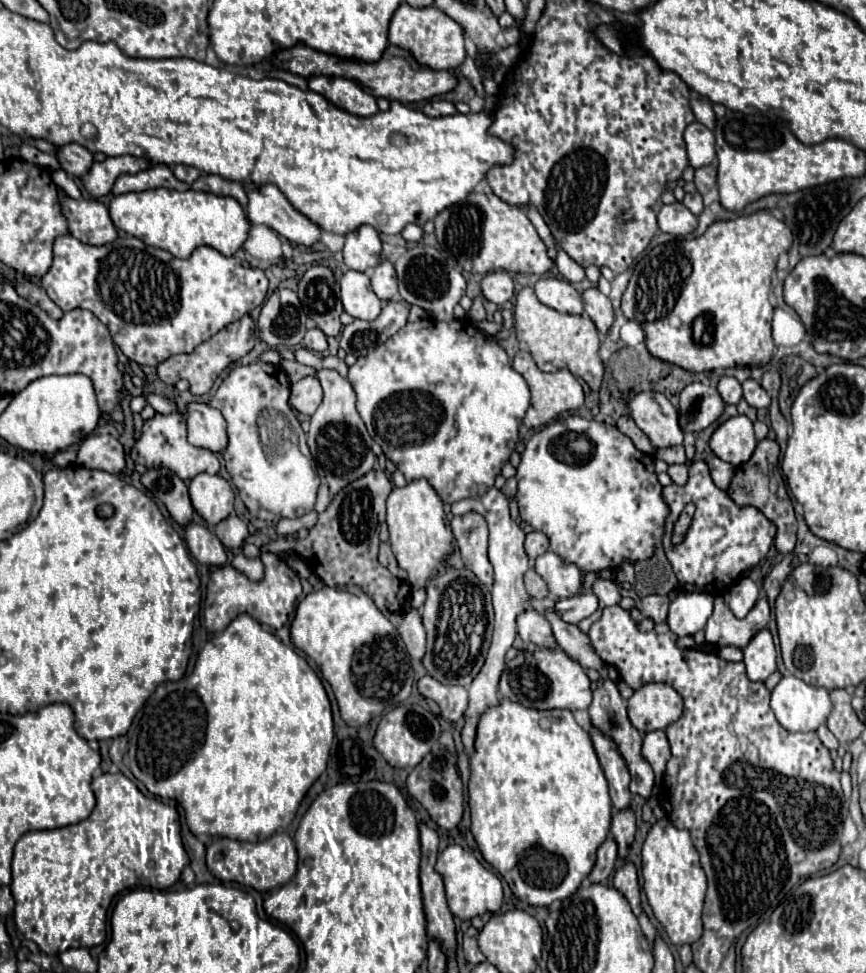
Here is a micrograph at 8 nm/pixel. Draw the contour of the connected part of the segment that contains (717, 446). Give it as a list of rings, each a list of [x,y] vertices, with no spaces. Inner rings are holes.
[[[736,415],[722,423],[710,437],[710,449],[734,467],[746,463],[756,449],[752,421],[746,415]]]

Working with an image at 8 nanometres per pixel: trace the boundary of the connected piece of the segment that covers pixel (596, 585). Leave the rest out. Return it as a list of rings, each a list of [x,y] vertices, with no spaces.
[[[596,579],[592,583],[592,591],[600,599],[600,607],[610,607],[610,605],[620,603],[618,585],[614,581],[610,581],[610,579]]]

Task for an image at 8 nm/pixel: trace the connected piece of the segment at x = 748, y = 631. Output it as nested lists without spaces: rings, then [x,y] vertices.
[[[716,597],[714,613],[706,625],[706,643],[718,649],[722,647],[744,649],[752,641],[752,637],[768,625],[768,619],[770,607],[764,597],[758,599],[754,609],[744,619],[736,619],[732,611],[726,607],[724,599]]]

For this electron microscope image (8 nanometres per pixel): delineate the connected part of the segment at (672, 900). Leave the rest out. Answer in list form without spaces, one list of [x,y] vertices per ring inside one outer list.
[[[668,819],[658,821],[642,847],[642,875],[644,893],[648,903],[666,929],[669,941],[674,945],[692,945],[702,937],[702,905],[706,895],[706,875],[700,867],[700,857],[694,845],[690,847],[690,833],[676,829]]]

